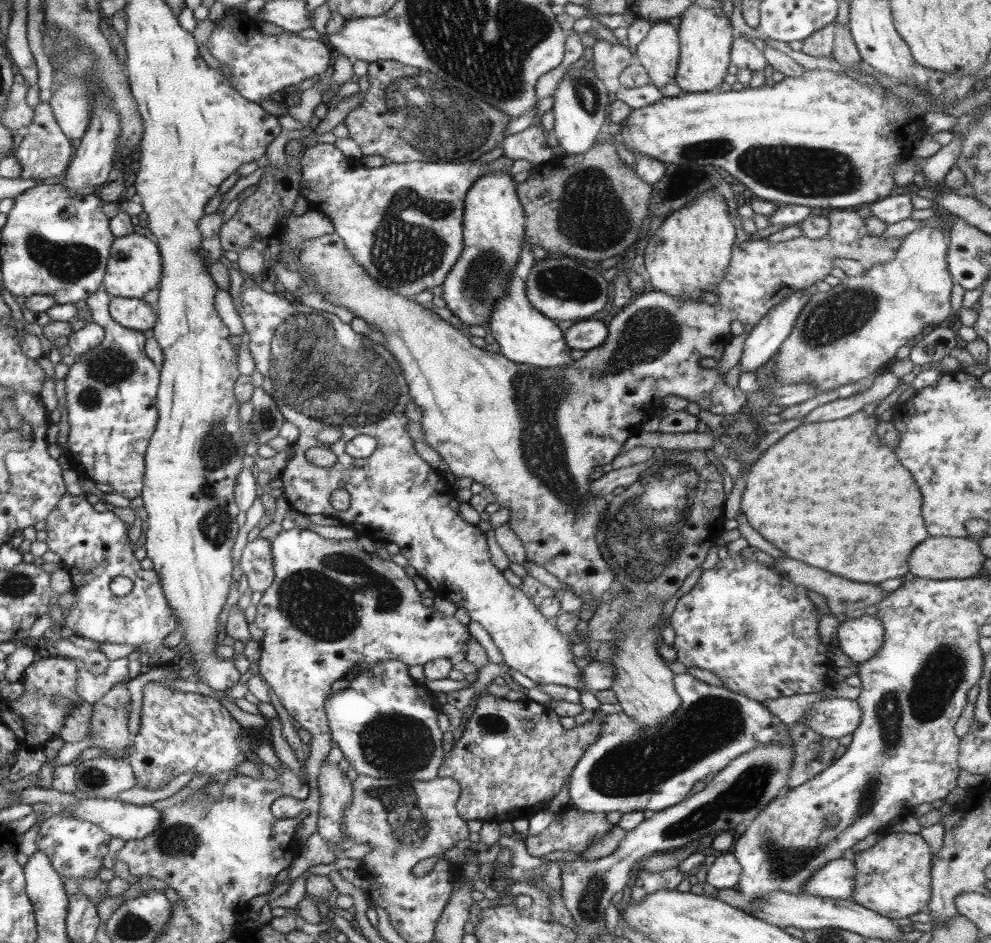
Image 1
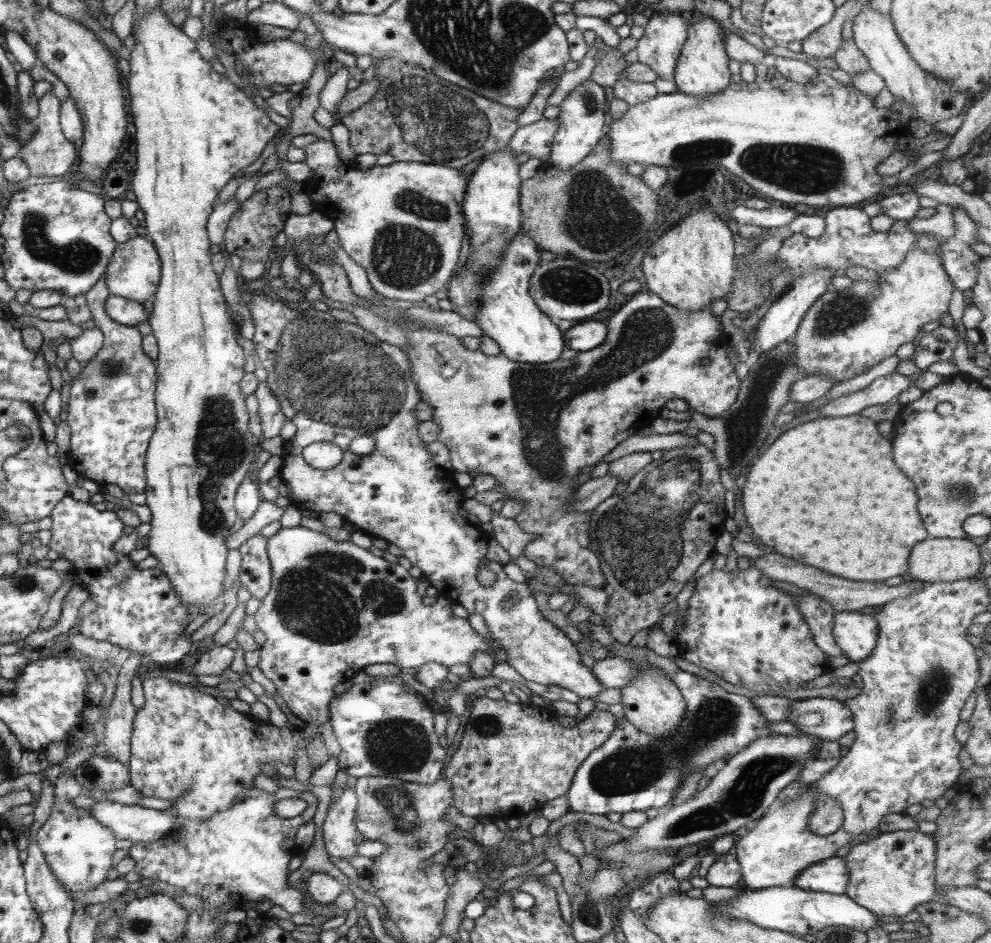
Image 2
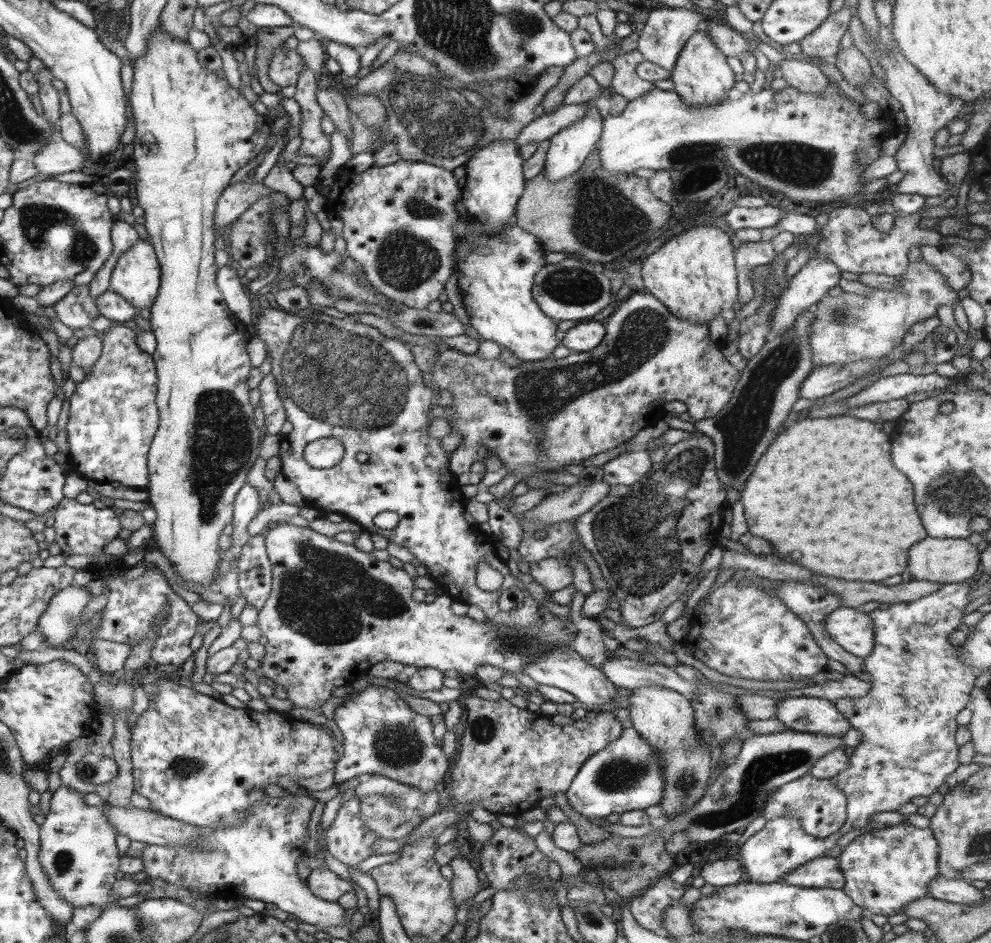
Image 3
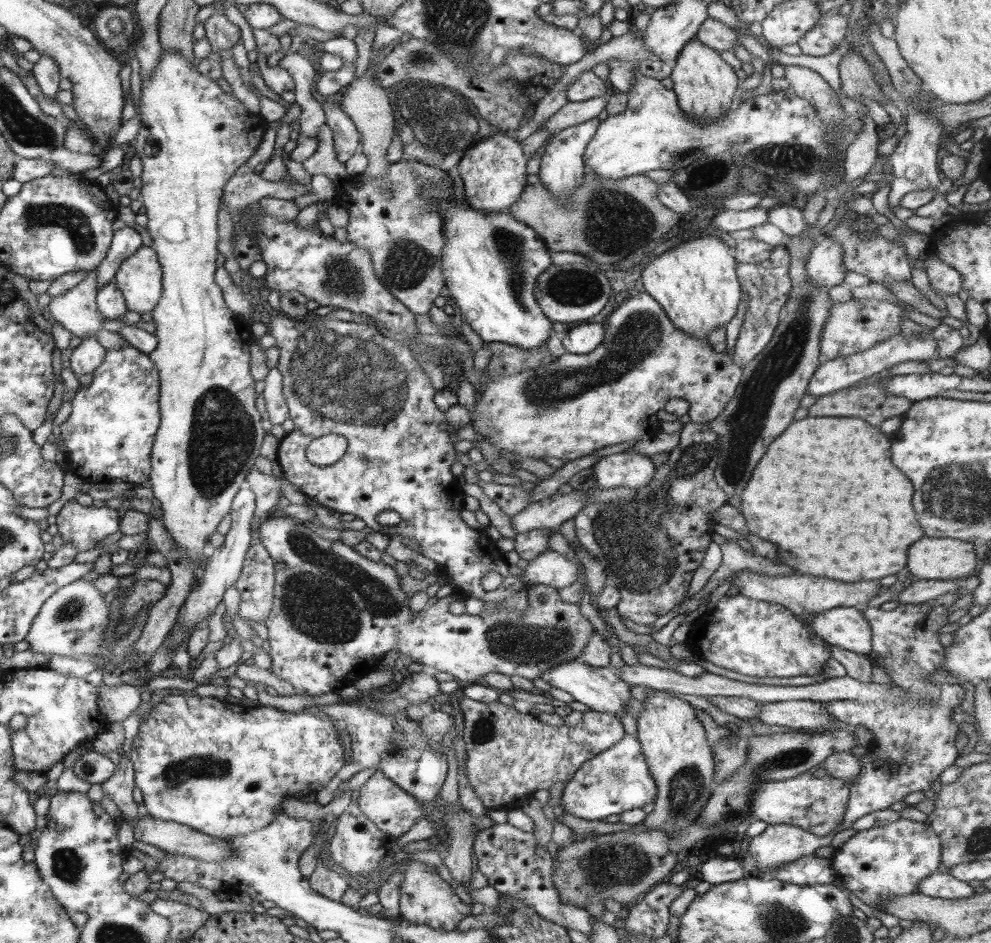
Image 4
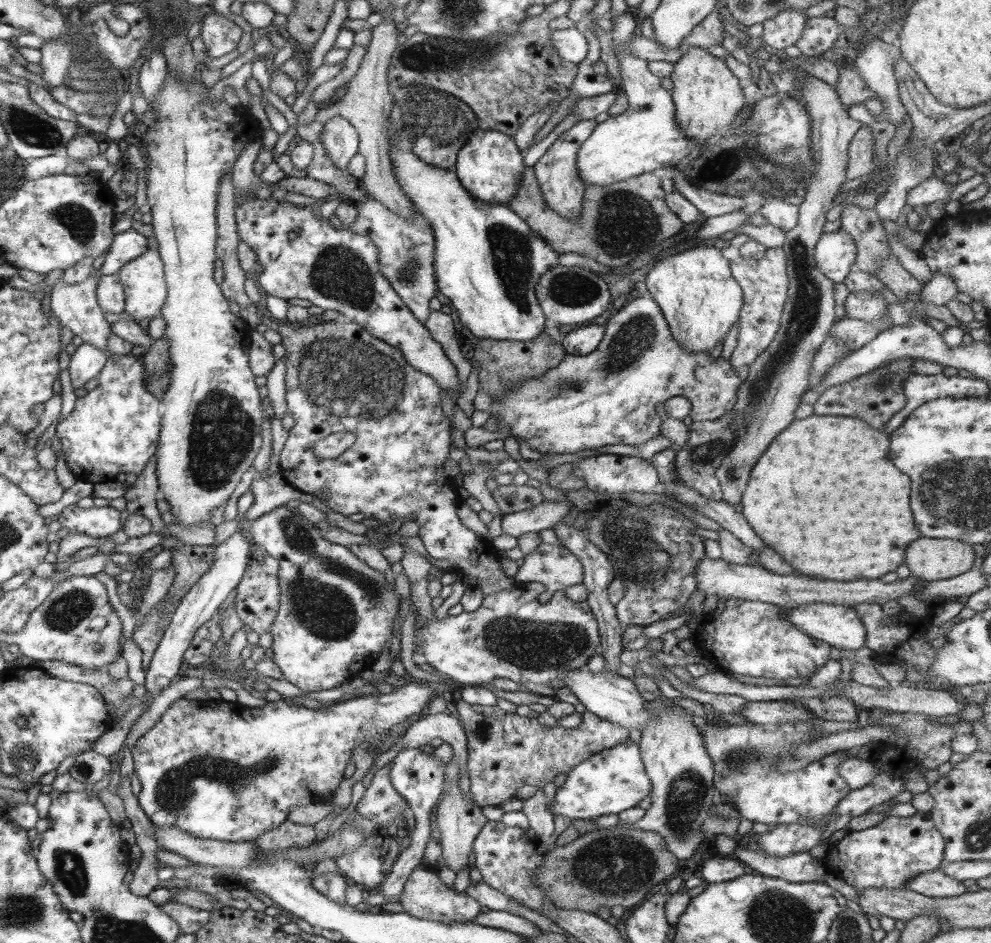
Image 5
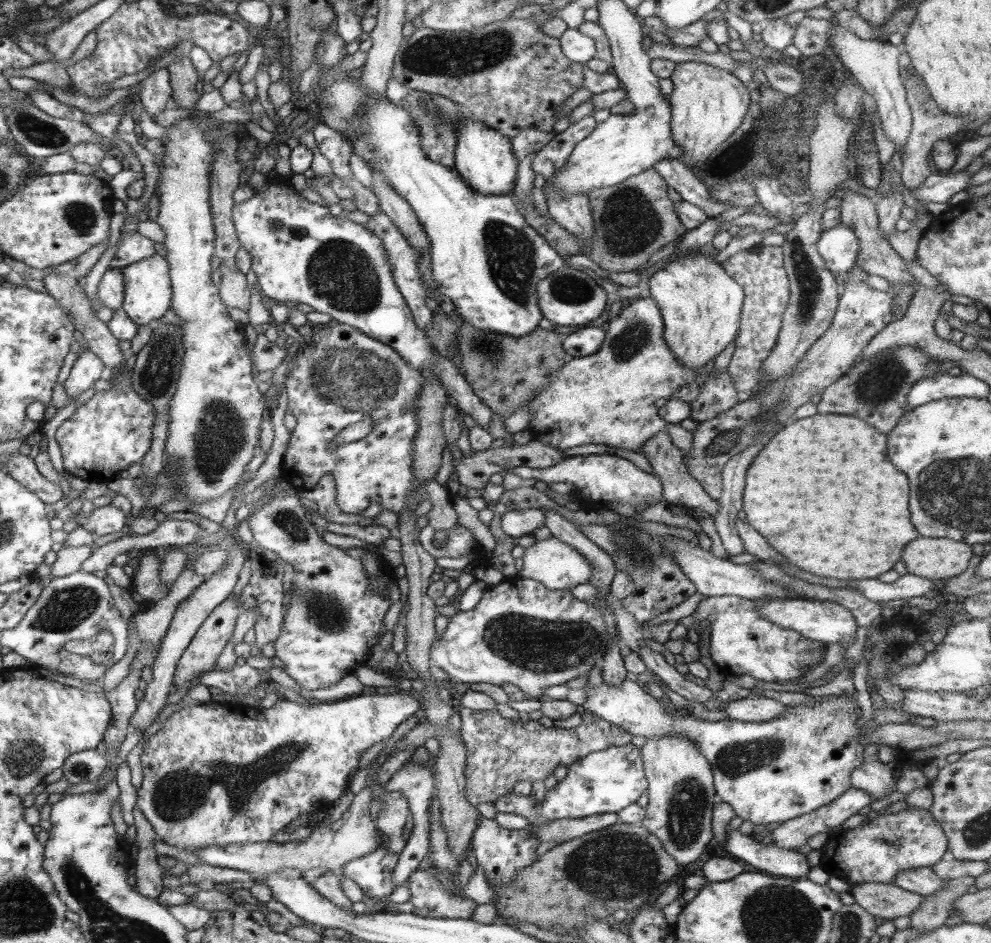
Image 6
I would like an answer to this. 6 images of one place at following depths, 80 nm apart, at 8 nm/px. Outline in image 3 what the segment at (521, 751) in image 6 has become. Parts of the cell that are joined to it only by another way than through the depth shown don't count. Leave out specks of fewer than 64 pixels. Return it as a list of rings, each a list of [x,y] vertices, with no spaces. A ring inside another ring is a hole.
[[[470,694],[464,700],[464,708],[466,723],[460,738],[462,748],[456,763],[452,764],[446,783],[452,788],[456,800],[468,811],[471,805],[480,805],[492,813],[516,817],[537,806],[543,796],[565,793],[584,762],[610,746],[623,733],[622,724],[614,712],[588,711],[585,717],[574,720],[573,724],[560,726],[552,722],[552,716],[517,708],[505,699],[485,700]]]

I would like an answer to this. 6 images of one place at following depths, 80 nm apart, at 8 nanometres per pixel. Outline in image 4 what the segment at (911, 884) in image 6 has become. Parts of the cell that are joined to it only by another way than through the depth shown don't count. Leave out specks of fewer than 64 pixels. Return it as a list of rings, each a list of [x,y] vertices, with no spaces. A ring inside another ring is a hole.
[[[944,869],[936,871],[919,884],[919,892],[939,899],[963,899],[975,892],[967,882],[954,878]]]

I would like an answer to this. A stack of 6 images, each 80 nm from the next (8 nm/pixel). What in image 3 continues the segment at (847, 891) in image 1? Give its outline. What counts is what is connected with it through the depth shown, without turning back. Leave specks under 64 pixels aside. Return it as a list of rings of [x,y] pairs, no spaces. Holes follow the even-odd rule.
[[[827,855],[806,861],[797,866],[782,878],[786,883],[804,888],[842,889],[845,885],[845,876],[840,870],[838,859]]]

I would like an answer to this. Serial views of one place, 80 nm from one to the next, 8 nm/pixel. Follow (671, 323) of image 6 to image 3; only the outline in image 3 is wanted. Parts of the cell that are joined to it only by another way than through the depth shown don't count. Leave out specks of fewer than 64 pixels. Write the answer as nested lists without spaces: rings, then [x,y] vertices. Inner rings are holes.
[[[712,223],[700,224],[674,236],[642,264],[644,290],[660,300],[674,316],[688,322],[710,323],[720,314],[729,329],[738,331],[740,321],[734,312],[739,291],[737,273],[735,248],[729,236]]]

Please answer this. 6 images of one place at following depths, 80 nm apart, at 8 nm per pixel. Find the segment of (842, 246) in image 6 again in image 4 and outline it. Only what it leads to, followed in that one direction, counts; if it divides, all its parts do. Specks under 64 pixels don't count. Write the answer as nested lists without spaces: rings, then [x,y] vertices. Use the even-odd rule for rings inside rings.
[[[826,236],[820,238],[806,263],[806,272],[813,287],[830,289],[841,284],[846,271],[841,242]]]

